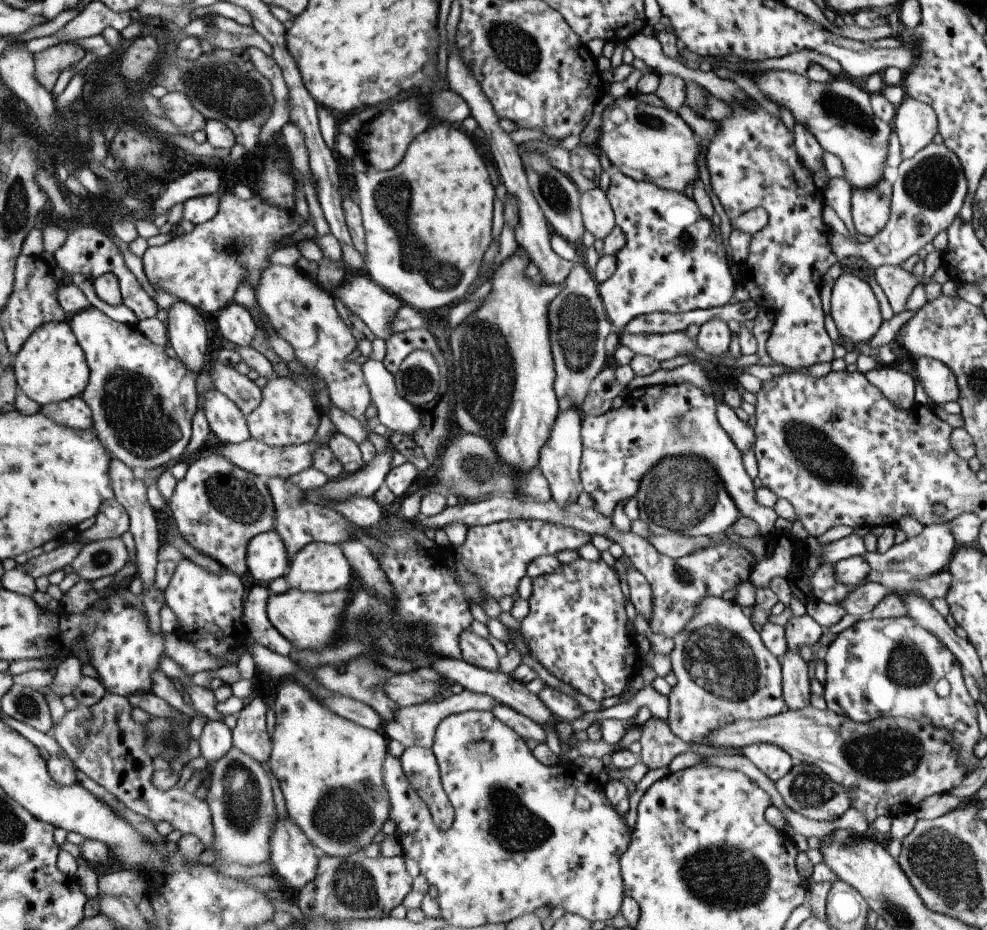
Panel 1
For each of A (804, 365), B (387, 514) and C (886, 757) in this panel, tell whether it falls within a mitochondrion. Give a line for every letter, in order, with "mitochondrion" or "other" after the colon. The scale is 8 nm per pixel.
A: other
B: other
C: mitochondrion

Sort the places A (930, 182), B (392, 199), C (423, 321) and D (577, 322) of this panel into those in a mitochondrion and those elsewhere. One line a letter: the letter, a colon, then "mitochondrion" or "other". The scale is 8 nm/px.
A: mitochondrion
B: mitochondrion
C: other
D: mitochondrion

